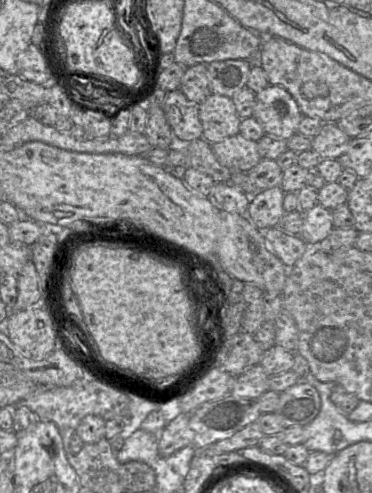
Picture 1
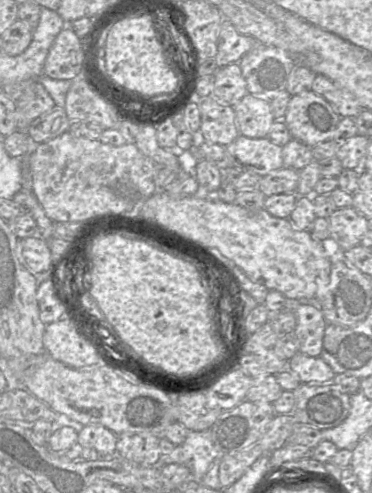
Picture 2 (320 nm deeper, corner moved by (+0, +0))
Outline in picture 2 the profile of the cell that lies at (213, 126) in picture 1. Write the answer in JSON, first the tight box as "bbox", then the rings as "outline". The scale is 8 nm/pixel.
{"bbox":[233,95,275,138],"outline":[[[245,95],[233,106],[239,135],[249,138],[265,138],[275,121],[269,100]]]}

